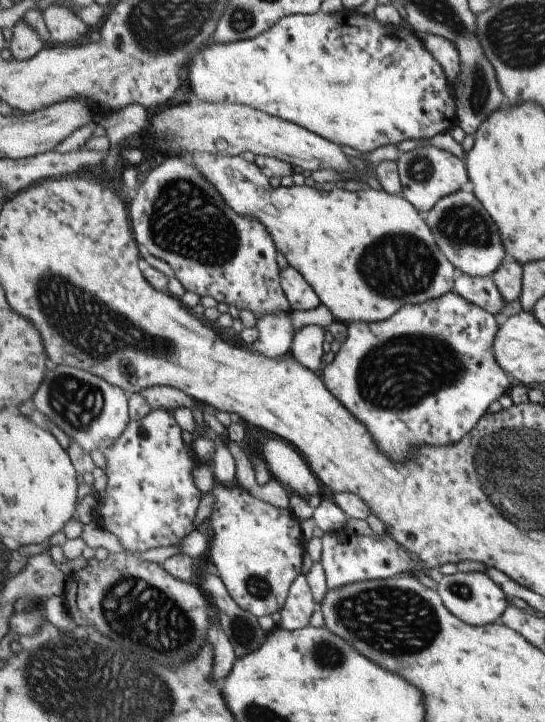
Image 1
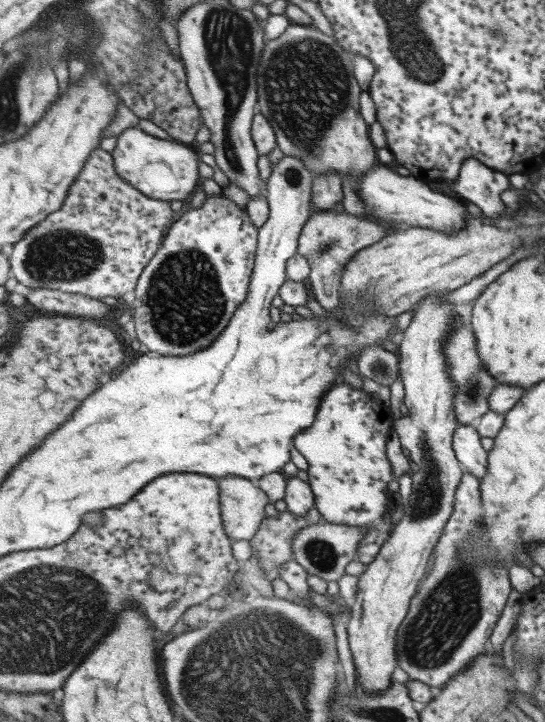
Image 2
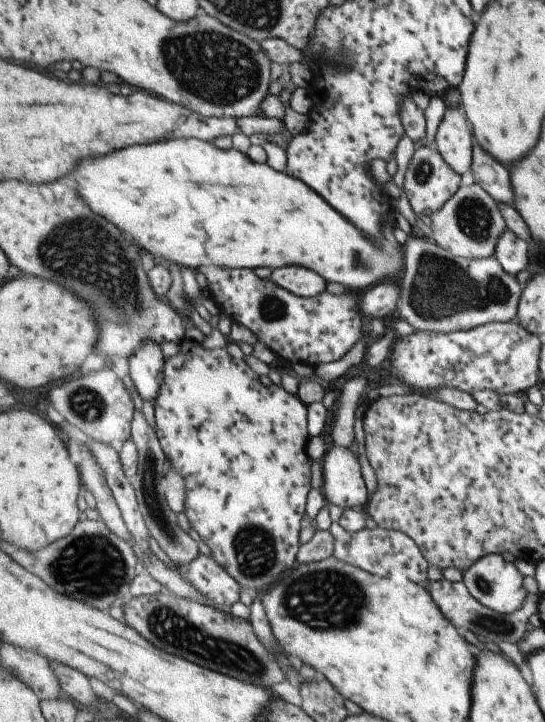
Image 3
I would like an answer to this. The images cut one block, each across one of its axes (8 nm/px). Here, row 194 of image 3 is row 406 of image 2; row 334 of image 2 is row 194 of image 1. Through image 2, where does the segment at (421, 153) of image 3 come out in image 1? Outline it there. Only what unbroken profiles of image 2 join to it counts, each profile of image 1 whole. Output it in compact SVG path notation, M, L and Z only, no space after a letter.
M427 145L406 153L399 153L397 161L403 185L401 194L418 208L419 213L427 214L444 196L470 187L466 163L454 152Z

